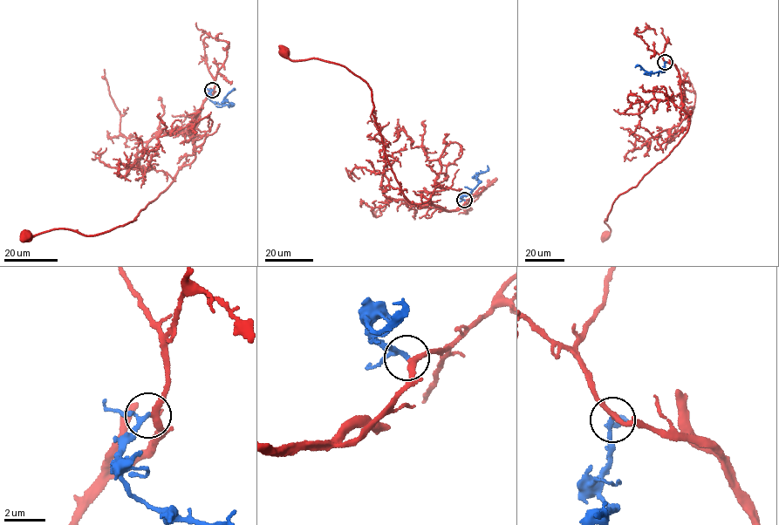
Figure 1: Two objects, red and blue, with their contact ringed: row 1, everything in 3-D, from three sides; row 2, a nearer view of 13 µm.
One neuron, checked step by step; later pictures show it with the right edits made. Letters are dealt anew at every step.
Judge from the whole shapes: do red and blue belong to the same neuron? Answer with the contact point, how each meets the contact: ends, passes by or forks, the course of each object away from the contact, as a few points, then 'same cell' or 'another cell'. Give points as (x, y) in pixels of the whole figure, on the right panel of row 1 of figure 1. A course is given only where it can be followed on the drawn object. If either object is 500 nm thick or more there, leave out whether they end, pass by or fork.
(665, 62) | red passes by | blue passes by | red via (665, 62), (678, 71), (687, 131), (616, 198), (604, 222), (611, 230), (605, 235) | blue via (665, 62), (665, 71), (652, 73), (639, 65), (635, 67) | same cell

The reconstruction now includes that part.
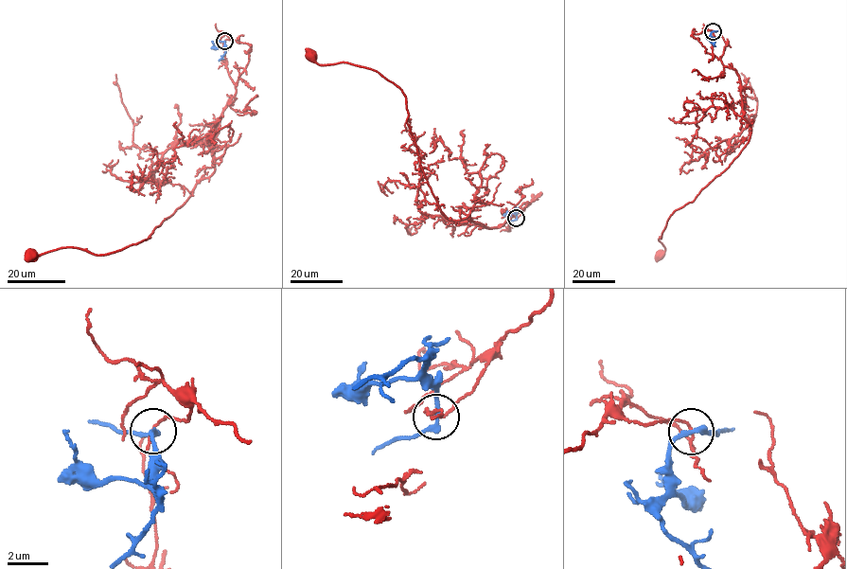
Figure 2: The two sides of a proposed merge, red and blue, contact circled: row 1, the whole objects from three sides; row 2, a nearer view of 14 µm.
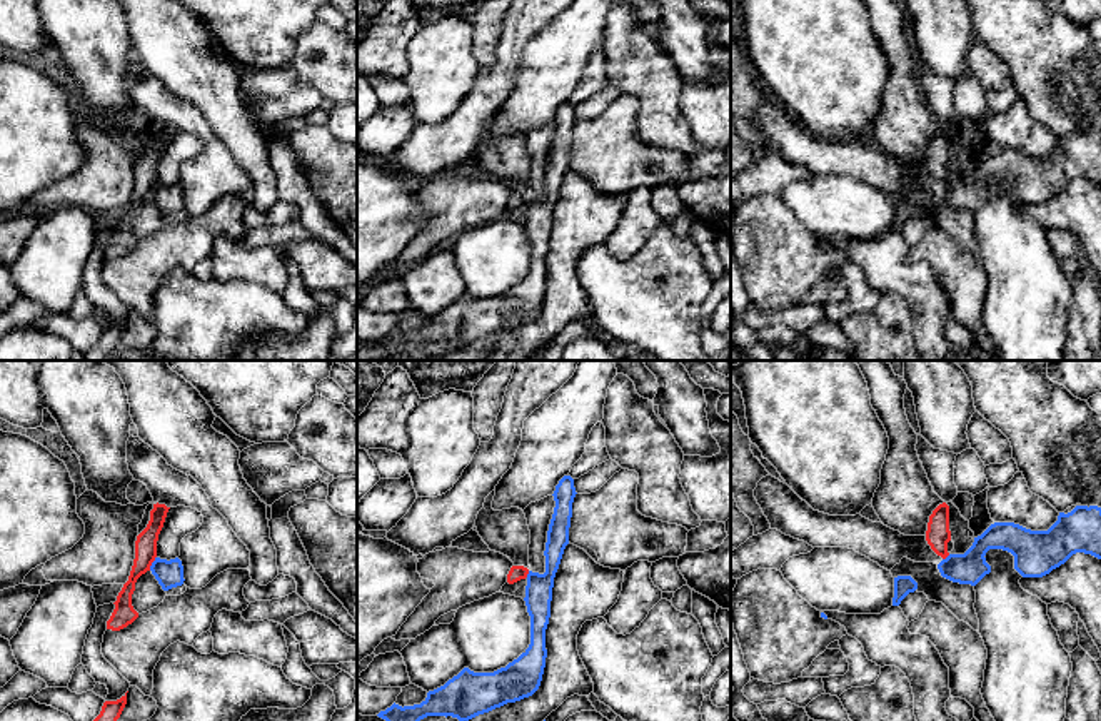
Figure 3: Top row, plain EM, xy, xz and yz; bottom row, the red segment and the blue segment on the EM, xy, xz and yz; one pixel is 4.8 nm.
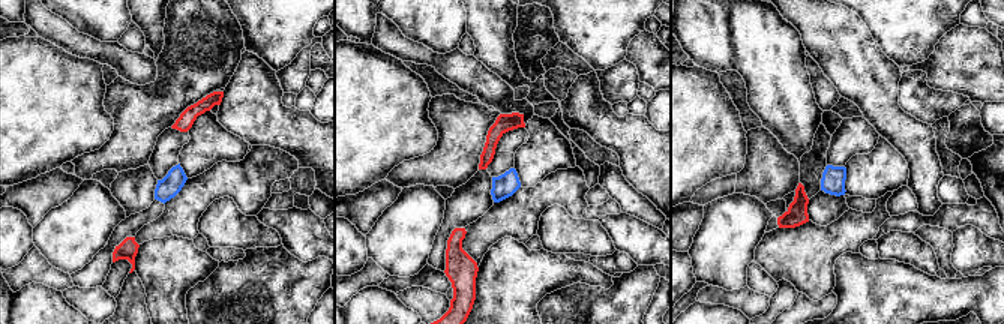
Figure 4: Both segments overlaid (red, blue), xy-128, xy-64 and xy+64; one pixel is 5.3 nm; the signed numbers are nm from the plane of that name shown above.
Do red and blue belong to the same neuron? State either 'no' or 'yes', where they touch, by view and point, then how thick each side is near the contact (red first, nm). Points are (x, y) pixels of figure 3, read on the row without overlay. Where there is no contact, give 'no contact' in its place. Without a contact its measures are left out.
no | xy (152, 187) | 110/130 nm

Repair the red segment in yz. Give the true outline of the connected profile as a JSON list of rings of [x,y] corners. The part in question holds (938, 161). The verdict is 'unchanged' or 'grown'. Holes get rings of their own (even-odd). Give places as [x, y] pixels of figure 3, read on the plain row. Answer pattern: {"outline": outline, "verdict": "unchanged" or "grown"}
{"outline": [[[946,129],[939,130],[929,142],[926,167],[931,172],[931,175],[943,185],[949,182],[948,169],[951,167],[951,157],[949,132]]], "verdict": "unchanged"}

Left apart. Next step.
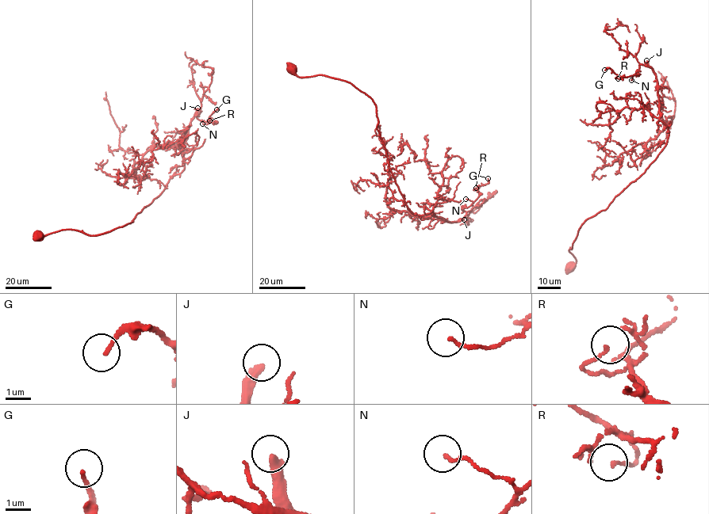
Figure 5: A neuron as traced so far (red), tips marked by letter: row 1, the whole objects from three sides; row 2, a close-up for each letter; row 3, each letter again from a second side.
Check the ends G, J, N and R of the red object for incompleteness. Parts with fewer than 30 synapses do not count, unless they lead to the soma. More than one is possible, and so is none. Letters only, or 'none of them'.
J

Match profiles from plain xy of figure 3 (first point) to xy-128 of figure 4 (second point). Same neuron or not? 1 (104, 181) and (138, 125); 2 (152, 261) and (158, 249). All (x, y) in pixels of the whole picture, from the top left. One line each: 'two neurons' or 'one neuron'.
1: one neuron
2: two neurons

